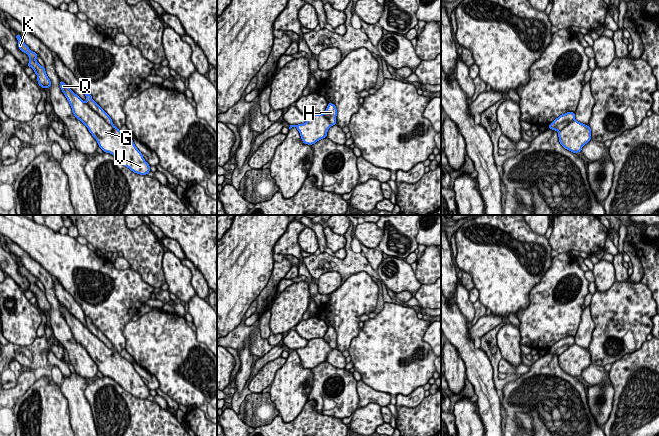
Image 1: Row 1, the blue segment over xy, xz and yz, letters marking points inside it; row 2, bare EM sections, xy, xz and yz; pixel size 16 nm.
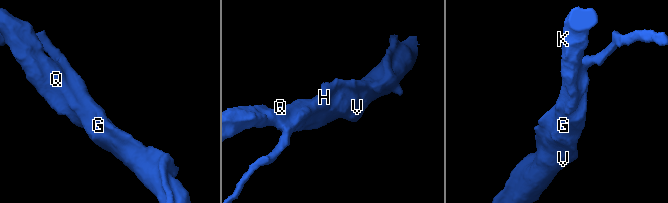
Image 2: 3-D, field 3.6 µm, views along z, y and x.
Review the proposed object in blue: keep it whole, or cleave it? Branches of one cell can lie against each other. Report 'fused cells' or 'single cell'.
fused cells

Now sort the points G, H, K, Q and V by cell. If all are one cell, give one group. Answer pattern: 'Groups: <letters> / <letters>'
Groups: G K Q V / H

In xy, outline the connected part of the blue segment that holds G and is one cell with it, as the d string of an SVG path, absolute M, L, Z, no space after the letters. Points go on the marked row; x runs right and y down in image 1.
M61 80L60 88L74 116L88 128L103 152L112 154L134 173L147 175L150 172L150 165L131 138L121 133L113 124L108 124Z

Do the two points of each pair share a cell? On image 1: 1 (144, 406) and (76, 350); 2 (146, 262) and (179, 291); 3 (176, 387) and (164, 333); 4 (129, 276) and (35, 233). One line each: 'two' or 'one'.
1: two
2: two
3: one
4: one

